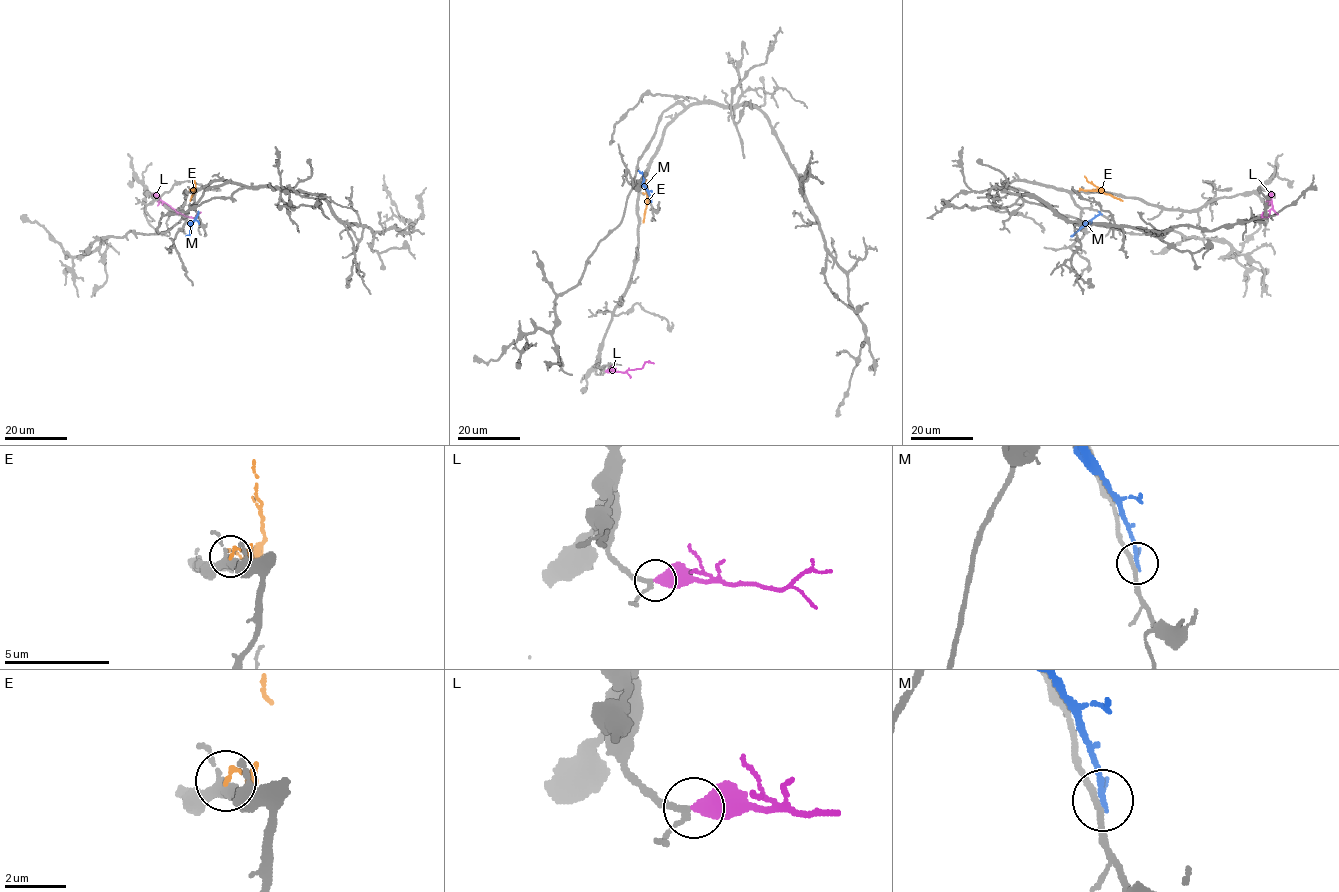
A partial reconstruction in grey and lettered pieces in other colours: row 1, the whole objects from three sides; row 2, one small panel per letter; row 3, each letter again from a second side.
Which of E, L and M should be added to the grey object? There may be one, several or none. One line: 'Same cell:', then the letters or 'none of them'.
Same cell: L

